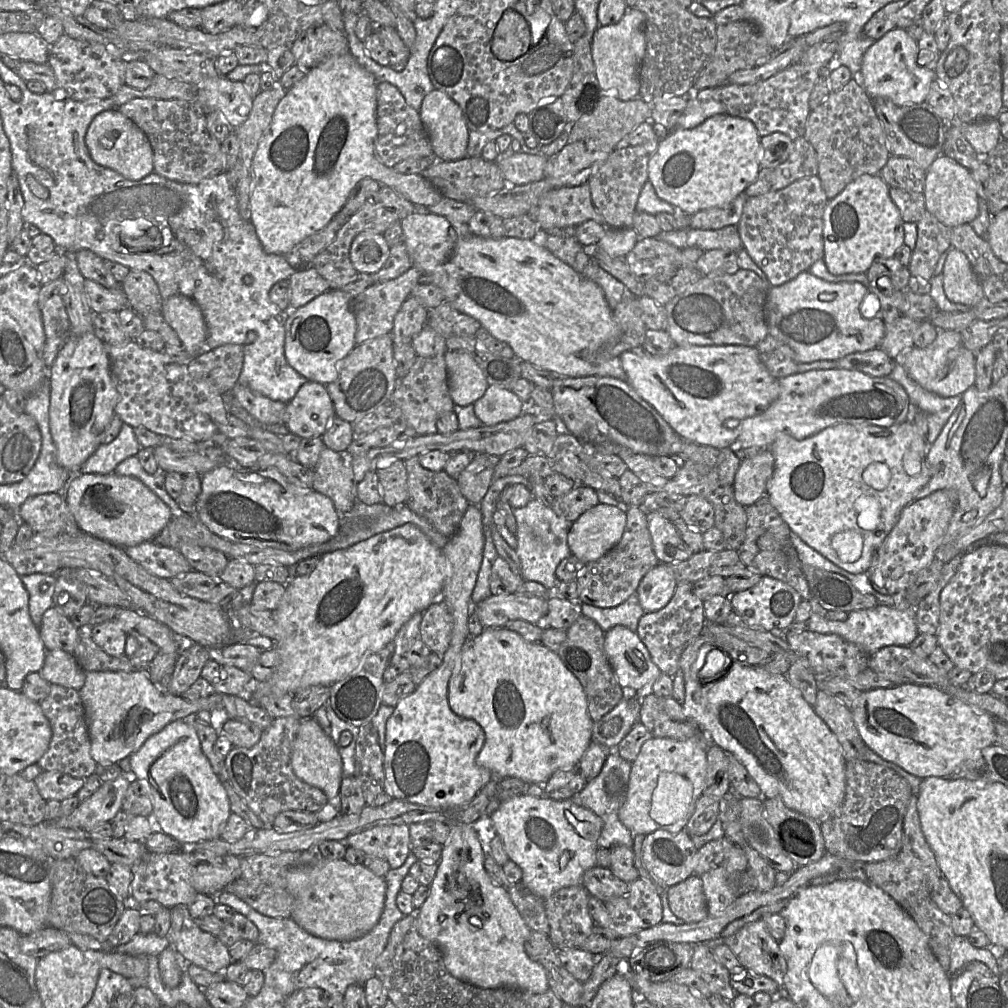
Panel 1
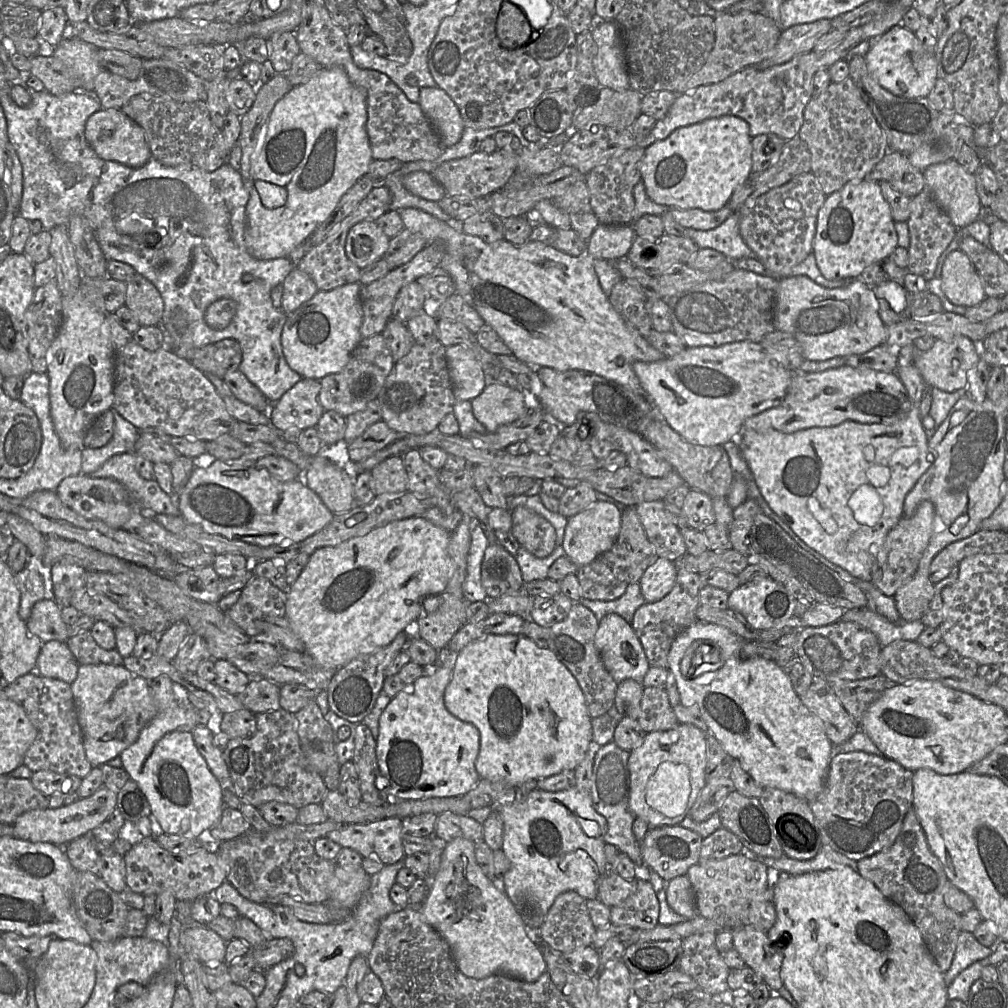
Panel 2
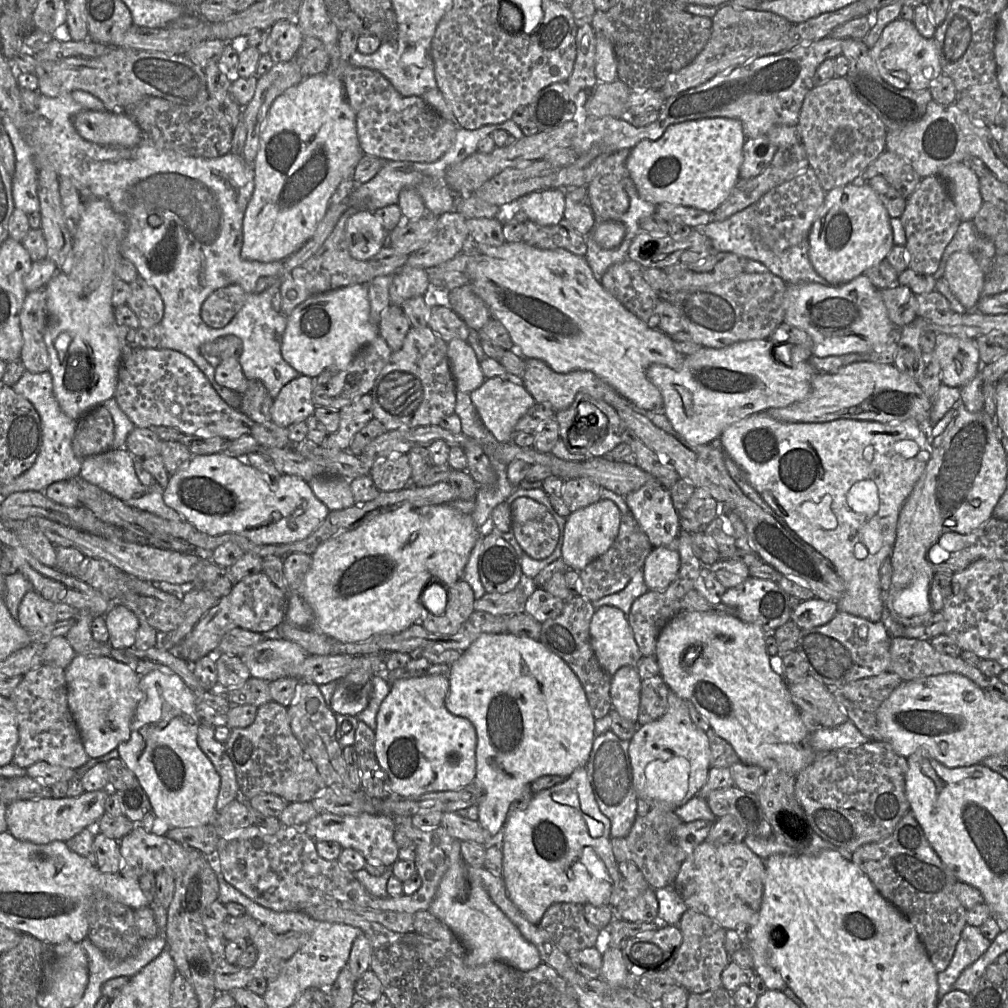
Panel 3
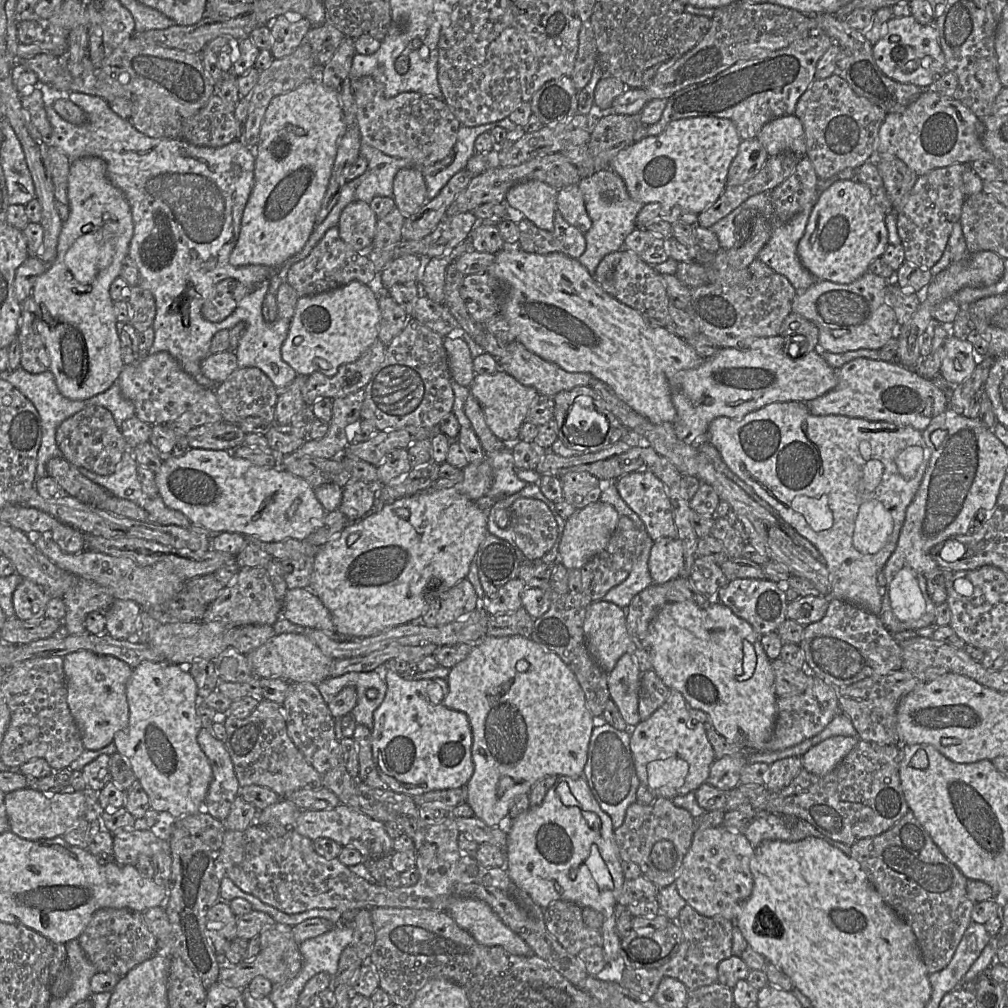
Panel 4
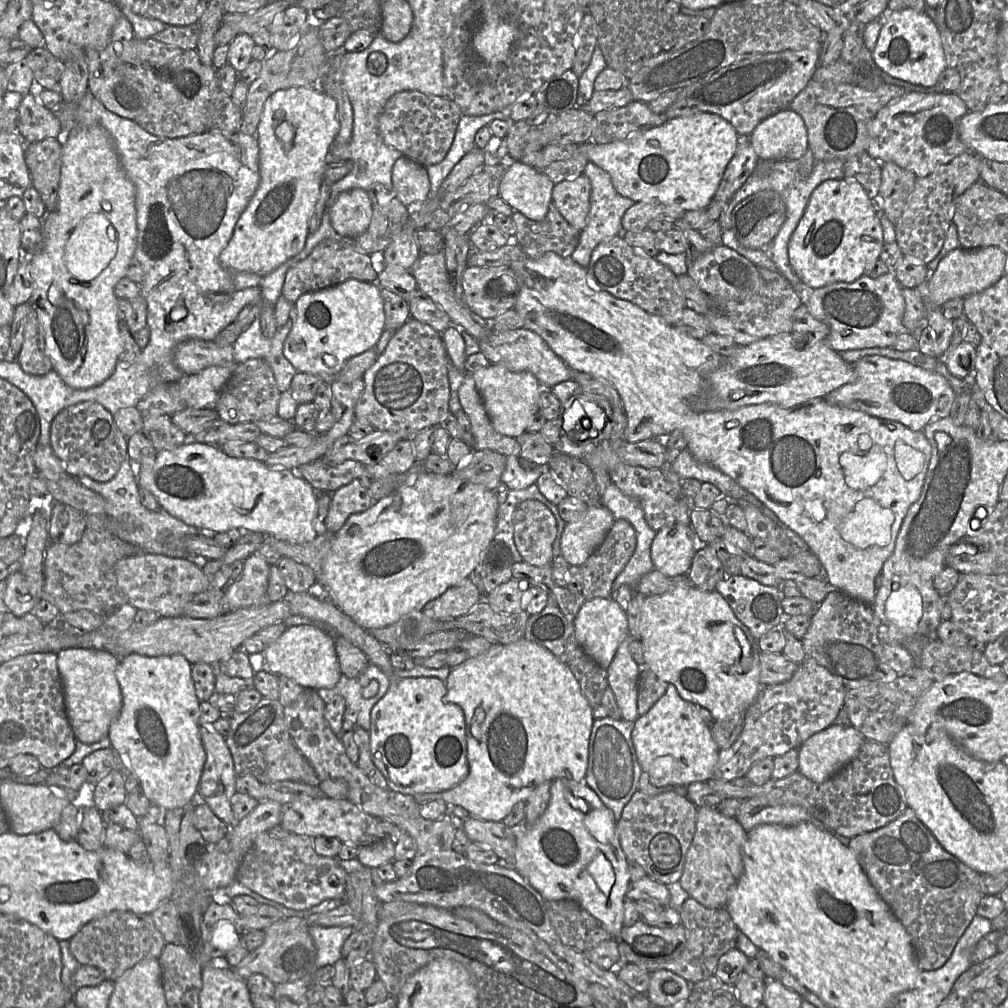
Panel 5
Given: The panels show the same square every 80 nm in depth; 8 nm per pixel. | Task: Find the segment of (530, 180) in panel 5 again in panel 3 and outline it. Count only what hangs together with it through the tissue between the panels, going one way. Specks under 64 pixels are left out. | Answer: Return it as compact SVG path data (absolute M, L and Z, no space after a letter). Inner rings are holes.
M552 188L532 192L518 199L517 209L527 220L538 225L557 225L564 218L565 191Z

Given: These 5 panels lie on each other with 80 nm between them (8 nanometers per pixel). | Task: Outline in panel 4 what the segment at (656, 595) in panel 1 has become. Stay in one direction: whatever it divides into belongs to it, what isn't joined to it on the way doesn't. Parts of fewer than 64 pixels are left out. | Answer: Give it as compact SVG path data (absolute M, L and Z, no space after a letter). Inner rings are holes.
M663 537L653 542L648 568L654 584L664 584L679 577L683 567L683 545L677 537Z

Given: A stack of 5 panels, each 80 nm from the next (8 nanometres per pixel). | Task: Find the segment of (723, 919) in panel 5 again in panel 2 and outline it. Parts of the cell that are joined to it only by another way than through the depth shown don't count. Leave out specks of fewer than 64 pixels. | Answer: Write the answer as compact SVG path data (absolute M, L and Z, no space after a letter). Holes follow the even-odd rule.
M706 932L683 939L683 954L678 970L693 978L701 993L723 998L727 994L732 996L733 992L730 991L727 984L730 969L715 945L716 935L715 932Z

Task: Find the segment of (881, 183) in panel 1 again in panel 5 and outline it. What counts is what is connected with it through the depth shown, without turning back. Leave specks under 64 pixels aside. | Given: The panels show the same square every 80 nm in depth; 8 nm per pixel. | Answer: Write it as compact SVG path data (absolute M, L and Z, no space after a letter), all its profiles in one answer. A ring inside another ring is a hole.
M826 180L813 191L788 245L790 264L807 290L867 275L884 245L881 221L857 181Z

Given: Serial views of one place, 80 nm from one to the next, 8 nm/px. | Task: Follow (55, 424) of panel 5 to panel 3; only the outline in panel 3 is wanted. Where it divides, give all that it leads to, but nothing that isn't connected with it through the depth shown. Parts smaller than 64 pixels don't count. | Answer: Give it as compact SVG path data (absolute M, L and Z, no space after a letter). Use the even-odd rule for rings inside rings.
M103 405L97 406L78 421L72 440L73 451L79 458L105 453L112 449L114 422Z

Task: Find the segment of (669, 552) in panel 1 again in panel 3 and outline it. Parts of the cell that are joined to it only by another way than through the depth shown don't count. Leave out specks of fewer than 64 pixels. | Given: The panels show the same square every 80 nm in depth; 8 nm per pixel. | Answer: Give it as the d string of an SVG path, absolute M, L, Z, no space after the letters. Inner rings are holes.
M653 479L624 497L651 545L678 550L679 516L669 491Z

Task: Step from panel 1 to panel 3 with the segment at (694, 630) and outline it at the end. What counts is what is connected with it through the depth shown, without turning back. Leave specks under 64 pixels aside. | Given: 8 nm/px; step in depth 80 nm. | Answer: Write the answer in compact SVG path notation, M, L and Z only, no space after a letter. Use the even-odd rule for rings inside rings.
M681 528L678 536L678 552L680 554L680 569L676 580L664 591L648 590L638 597L633 602L627 616L635 641L643 656L655 657L657 641L661 631L674 617L683 611L682 600L684 596L692 589L695 589L701 562L693 551L692 534Z

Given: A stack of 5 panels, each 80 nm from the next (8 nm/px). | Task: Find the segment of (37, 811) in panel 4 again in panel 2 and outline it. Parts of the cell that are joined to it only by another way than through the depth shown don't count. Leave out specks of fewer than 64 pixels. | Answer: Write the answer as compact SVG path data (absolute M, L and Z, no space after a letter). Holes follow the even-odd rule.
M103 783L91 796L63 805L59 808L33 809L21 814L13 823L13 837L31 842L67 844L73 839L92 831L117 807L118 788L111 789Z

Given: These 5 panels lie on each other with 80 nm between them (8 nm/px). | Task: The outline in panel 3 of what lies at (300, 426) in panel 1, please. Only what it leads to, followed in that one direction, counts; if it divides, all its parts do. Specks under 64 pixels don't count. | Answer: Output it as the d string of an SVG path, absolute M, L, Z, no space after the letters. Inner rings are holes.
M299 375L287 383L274 399L271 407L271 422L279 427L308 421L315 410L312 400L313 379Z

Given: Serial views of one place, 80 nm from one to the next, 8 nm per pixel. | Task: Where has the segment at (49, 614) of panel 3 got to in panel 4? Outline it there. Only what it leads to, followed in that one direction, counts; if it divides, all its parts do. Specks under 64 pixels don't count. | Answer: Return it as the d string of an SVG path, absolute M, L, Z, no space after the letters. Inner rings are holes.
M23 579L12 595L15 617L21 620L45 617L49 598L36 583Z

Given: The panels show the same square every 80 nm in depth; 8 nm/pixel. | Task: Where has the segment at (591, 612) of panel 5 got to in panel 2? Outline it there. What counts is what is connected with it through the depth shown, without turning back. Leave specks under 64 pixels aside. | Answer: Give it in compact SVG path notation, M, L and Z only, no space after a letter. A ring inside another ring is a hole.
M607 614L599 621L594 641L605 668L617 683L625 679L642 683L650 664L630 623L618 614Z

